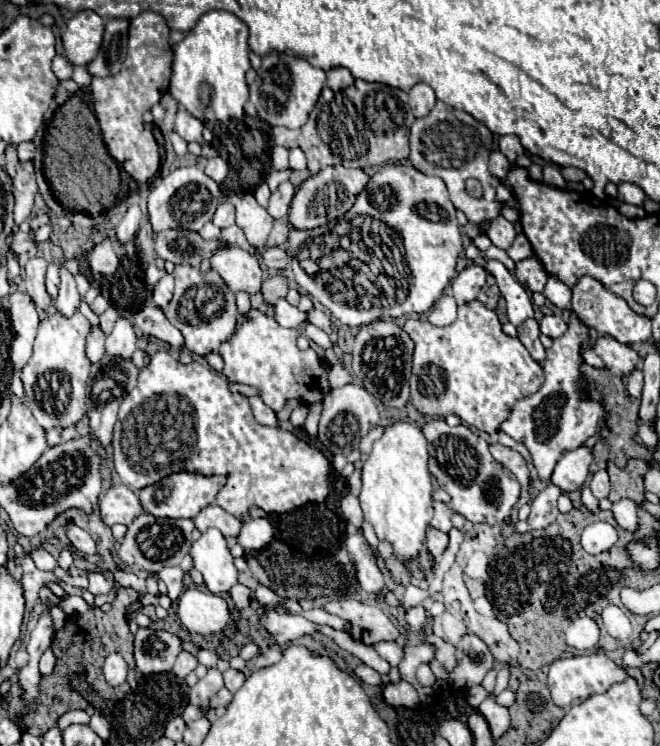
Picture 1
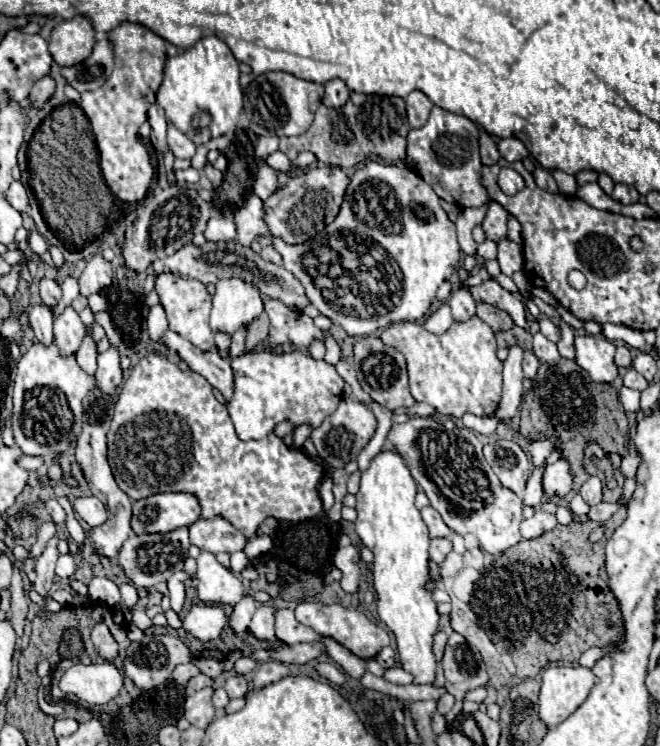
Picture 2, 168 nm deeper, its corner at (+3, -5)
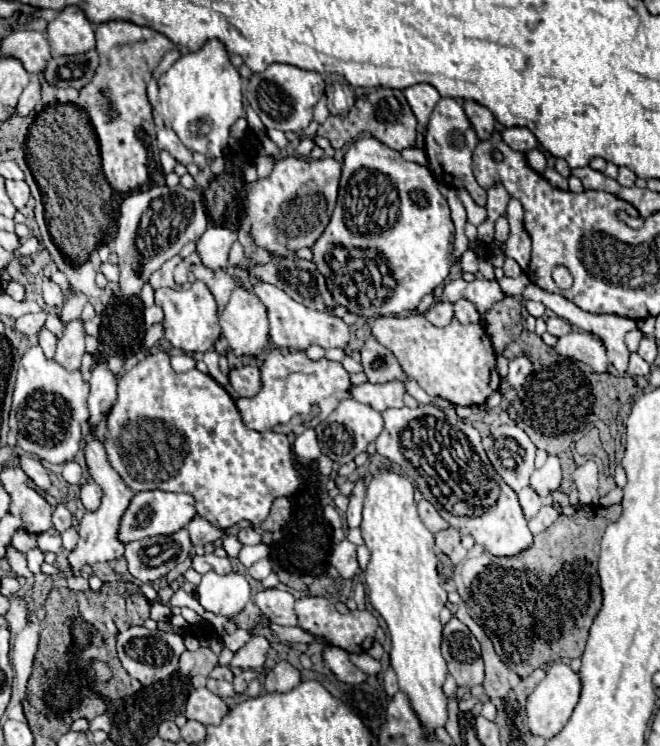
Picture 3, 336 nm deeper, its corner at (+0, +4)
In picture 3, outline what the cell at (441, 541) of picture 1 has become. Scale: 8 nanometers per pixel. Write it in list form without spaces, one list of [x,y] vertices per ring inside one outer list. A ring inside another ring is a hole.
[[[453,527],[441,531],[435,535],[435,541],[437,541],[437,547],[445,553],[445,555],[451,555],[455,551],[455,547],[459,547],[459,541],[461,541],[461,535],[459,531],[455,531]]]

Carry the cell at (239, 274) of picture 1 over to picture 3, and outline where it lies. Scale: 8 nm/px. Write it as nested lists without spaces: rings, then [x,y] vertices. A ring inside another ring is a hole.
[[[243,287],[233,289],[231,299],[219,317],[219,325],[221,325],[221,335],[227,339],[229,349],[237,357],[249,355],[253,359],[261,359],[261,355],[265,353],[265,349],[269,345],[269,323],[267,323],[267,311],[265,311],[263,303],[251,291],[243,289]]]

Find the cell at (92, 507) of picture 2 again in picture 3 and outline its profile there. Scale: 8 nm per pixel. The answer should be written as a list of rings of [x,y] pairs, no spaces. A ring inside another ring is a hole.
[[[87,481],[85,485],[81,485],[81,495],[79,495],[79,499],[81,499],[81,503],[85,505],[85,509],[95,511],[95,509],[99,507],[101,499],[103,499],[103,491],[101,491],[101,487],[99,487],[97,483]]]

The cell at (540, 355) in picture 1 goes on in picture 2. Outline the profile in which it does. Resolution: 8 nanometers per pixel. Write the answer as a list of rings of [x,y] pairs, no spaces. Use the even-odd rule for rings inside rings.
[[[524,350],[524,376],[526,378],[534,378],[536,372],[538,372],[538,358],[534,356],[534,352],[530,350]]]

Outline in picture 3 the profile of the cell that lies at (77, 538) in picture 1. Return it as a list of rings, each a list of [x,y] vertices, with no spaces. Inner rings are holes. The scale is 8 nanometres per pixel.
[[[21,453],[19,455],[19,465],[21,465],[21,469],[27,473],[27,477],[39,487],[39,489],[43,489],[43,491],[47,491],[49,489],[49,475],[47,475],[47,471],[45,471],[45,467],[41,465],[41,461],[37,459],[37,457],[33,457],[33,455],[25,455],[25,453]]]

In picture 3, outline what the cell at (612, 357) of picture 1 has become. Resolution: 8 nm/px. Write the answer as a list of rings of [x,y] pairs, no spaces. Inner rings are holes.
[[[573,331],[569,335],[563,335],[557,339],[557,343],[553,345],[557,355],[575,359],[575,361],[583,361],[589,367],[593,367],[597,373],[605,373],[607,371],[607,353],[605,347],[601,343],[601,339],[597,339],[591,333],[585,331]]]

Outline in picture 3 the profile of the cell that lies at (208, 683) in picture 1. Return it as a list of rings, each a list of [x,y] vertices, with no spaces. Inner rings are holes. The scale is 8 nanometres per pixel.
[[[207,687],[195,689],[185,705],[185,717],[195,719],[203,725],[219,725],[223,715],[227,715],[229,705]]]

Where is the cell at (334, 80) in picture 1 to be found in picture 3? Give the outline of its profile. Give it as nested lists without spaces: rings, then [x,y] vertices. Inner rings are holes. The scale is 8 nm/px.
[[[335,83],[331,91],[327,93],[327,107],[331,115],[343,117],[349,113],[349,109],[355,105],[355,89],[343,87],[341,83]]]

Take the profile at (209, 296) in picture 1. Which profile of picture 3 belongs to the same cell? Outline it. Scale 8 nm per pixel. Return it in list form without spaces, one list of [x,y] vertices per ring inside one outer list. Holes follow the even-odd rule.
[[[195,281],[189,289],[171,289],[163,287],[155,291],[155,303],[163,309],[163,339],[169,341],[175,349],[185,351],[187,355],[205,353],[219,339],[219,321],[217,321],[217,305],[213,293],[207,289],[203,281]]]

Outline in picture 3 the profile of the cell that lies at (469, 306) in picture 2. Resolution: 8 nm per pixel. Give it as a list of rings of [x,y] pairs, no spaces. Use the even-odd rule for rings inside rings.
[[[461,299],[461,301],[455,303],[455,319],[459,323],[477,323],[481,317],[479,317],[479,313],[477,313],[473,303]]]

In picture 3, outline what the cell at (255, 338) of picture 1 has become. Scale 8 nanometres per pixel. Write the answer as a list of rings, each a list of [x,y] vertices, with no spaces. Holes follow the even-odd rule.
[[[269,349],[261,363],[261,391],[251,399],[237,399],[237,409],[243,417],[243,423],[255,431],[269,431],[279,423],[289,423],[295,415],[299,425],[293,427],[293,433],[299,435],[307,427],[317,427],[343,399],[351,399],[351,381],[349,373],[341,363],[319,359],[311,361],[305,351],[281,353],[279,349]]]

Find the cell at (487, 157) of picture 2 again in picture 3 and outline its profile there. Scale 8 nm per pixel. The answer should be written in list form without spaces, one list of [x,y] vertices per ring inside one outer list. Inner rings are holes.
[[[463,101],[463,109],[465,109],[465,115],[469,117],[477,137],[489,139],[491,133],[495,131],[495,117],[491,115],[491,111],[475,101]]]

